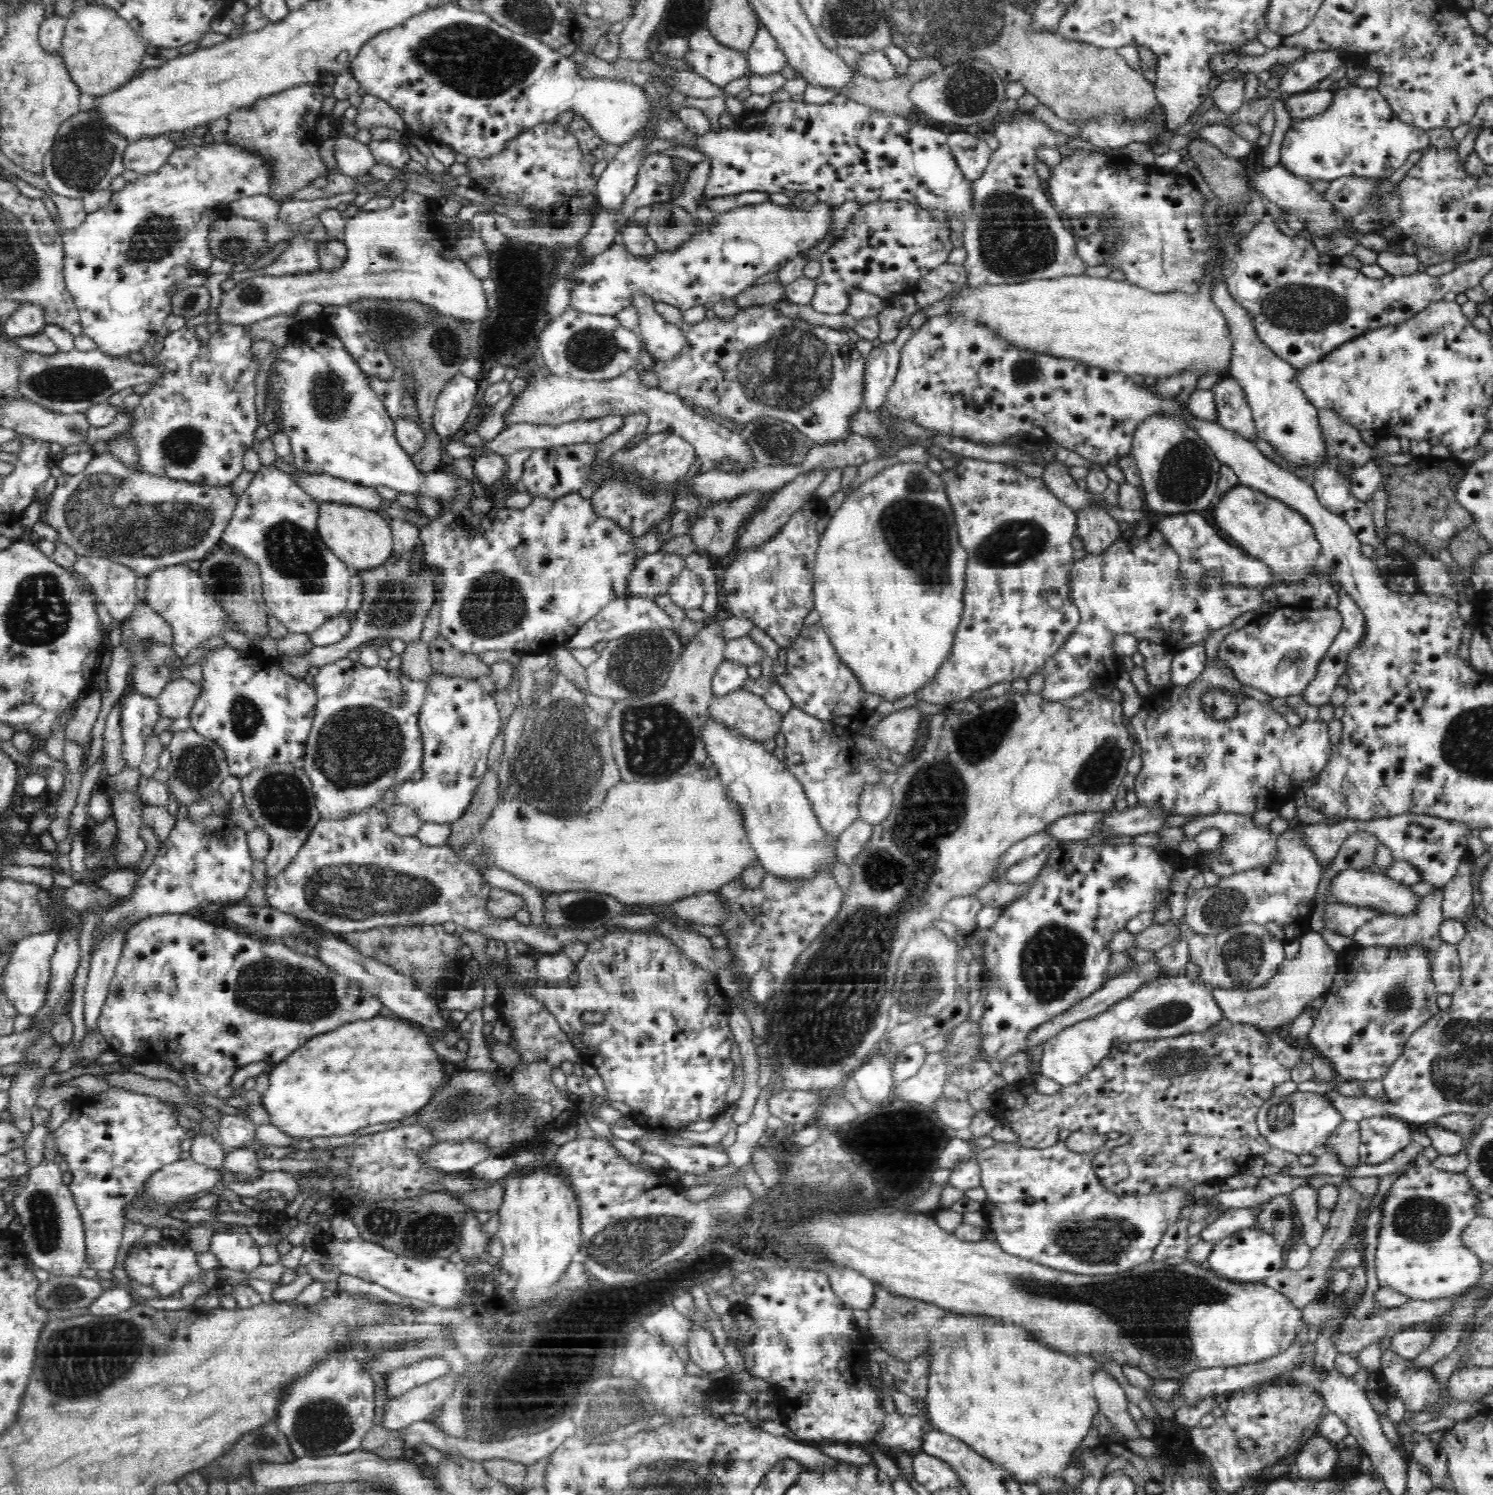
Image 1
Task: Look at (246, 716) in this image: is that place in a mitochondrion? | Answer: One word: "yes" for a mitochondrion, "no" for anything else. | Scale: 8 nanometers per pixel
yes

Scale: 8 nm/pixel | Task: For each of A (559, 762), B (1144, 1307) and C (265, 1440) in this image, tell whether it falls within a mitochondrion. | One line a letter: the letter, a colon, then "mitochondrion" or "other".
A: mitochondrion
B: mitochondrion
C: mitochondrion

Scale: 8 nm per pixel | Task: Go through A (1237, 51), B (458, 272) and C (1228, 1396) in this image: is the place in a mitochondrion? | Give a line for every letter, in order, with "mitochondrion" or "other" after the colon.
A: other
B: other
C: other

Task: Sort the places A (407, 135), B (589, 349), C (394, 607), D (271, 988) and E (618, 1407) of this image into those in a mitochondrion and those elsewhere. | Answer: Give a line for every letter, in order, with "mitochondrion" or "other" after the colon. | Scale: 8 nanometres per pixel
A: other
B: mitochondrion
C: mitochondrion
D: mitochondrion
E: mitochondrion

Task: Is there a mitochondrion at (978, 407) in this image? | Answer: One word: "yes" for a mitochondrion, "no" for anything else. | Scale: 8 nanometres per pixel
no

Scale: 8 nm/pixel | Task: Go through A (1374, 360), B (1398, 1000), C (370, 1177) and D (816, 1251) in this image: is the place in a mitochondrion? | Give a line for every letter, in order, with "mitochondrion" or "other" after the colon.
A: mitochondrion
B: mitochondrion
C: other
D: other

